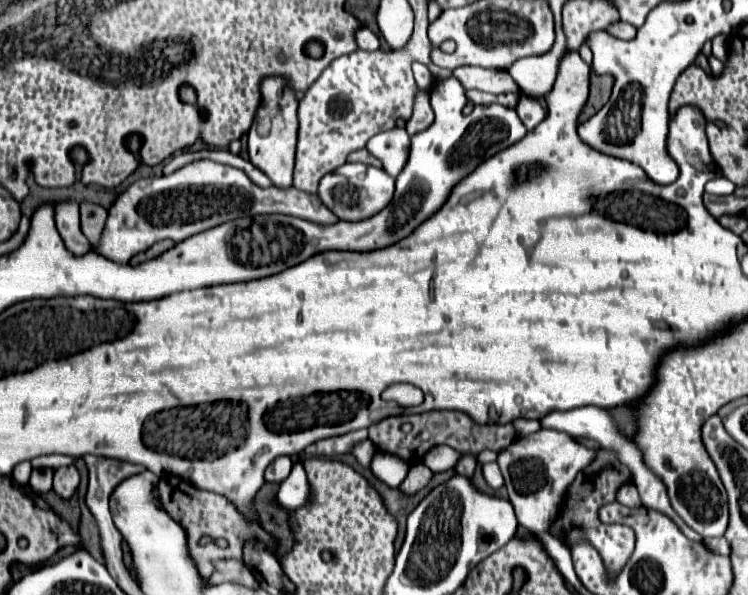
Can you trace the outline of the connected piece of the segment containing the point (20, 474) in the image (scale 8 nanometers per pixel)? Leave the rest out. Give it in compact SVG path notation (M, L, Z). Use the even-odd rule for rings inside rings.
M20 462L20 464L16 464L16 468L14 468L14 472L12 472L12 478L18 480L20 484L28 484L30 472L32 472L30 462Z

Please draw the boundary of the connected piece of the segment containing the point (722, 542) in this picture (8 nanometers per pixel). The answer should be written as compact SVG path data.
M706 538L704 544L706 544L712 552L718 552L718 554L724 554L724 556L730 554L730 544L726 542L726 538Z

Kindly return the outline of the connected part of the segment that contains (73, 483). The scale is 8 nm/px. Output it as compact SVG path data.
M62 466L62 468L54 470L54 486L52 488L58 496L70 498L76 492L78 482L80 482L80 476L74 466Z

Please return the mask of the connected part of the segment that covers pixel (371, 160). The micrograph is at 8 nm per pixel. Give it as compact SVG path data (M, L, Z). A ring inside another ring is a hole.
M356 150L356 152L352 152L350 156L348 156L348 162L362 162L362 164L370 164L370 166L378 166L378 168L382 168L382 164L380 164L380 160L376 160L368 150Z

